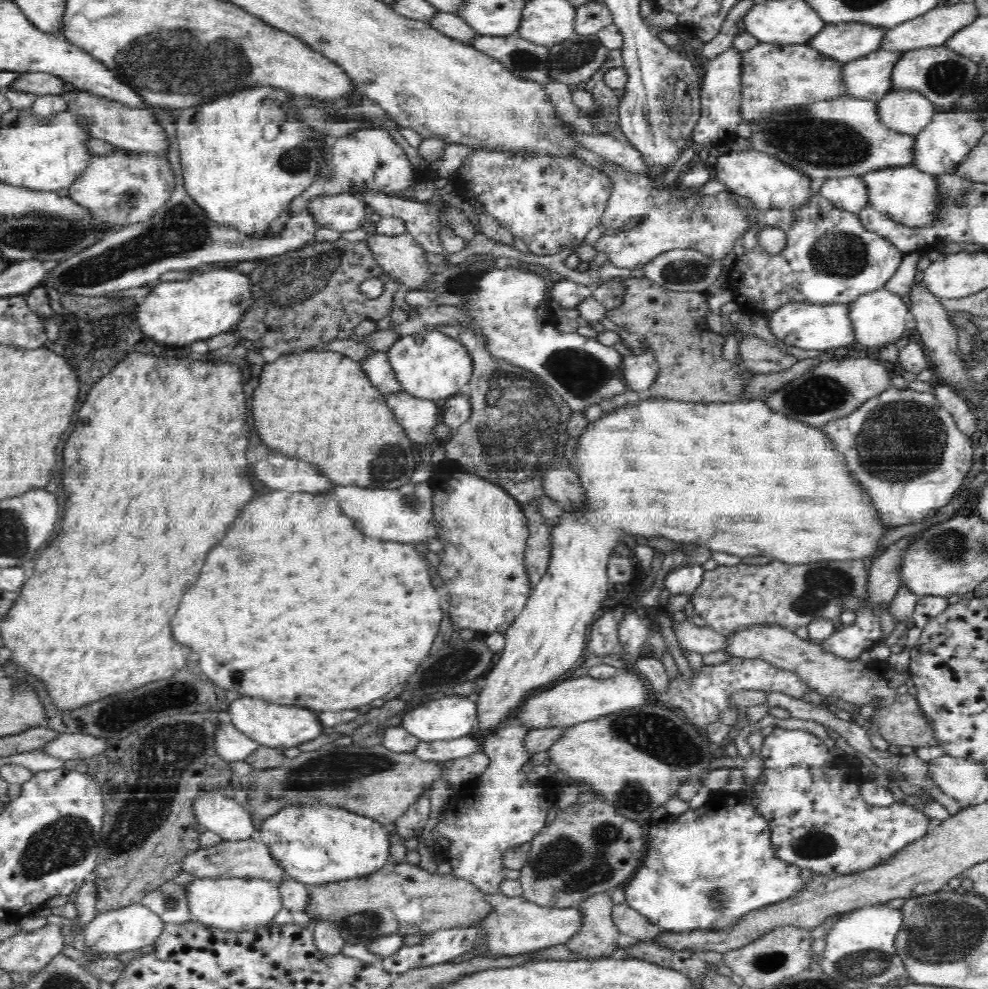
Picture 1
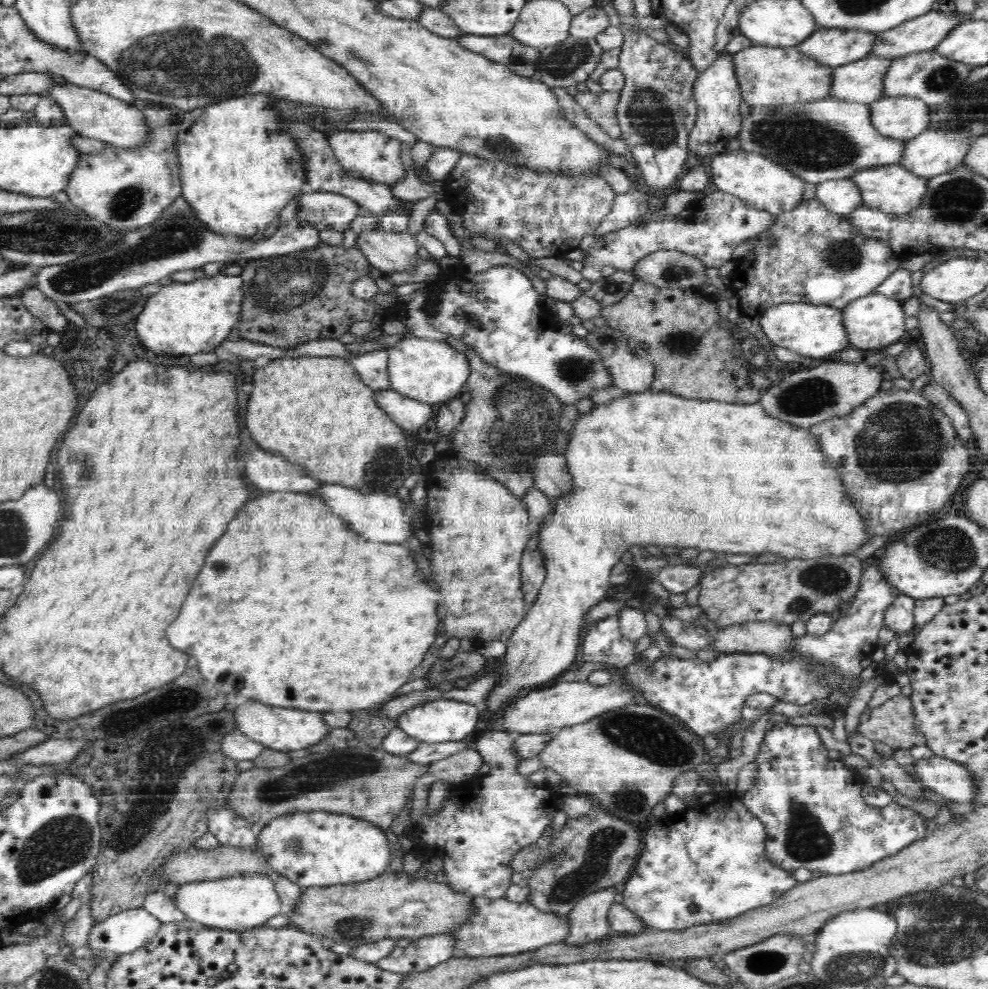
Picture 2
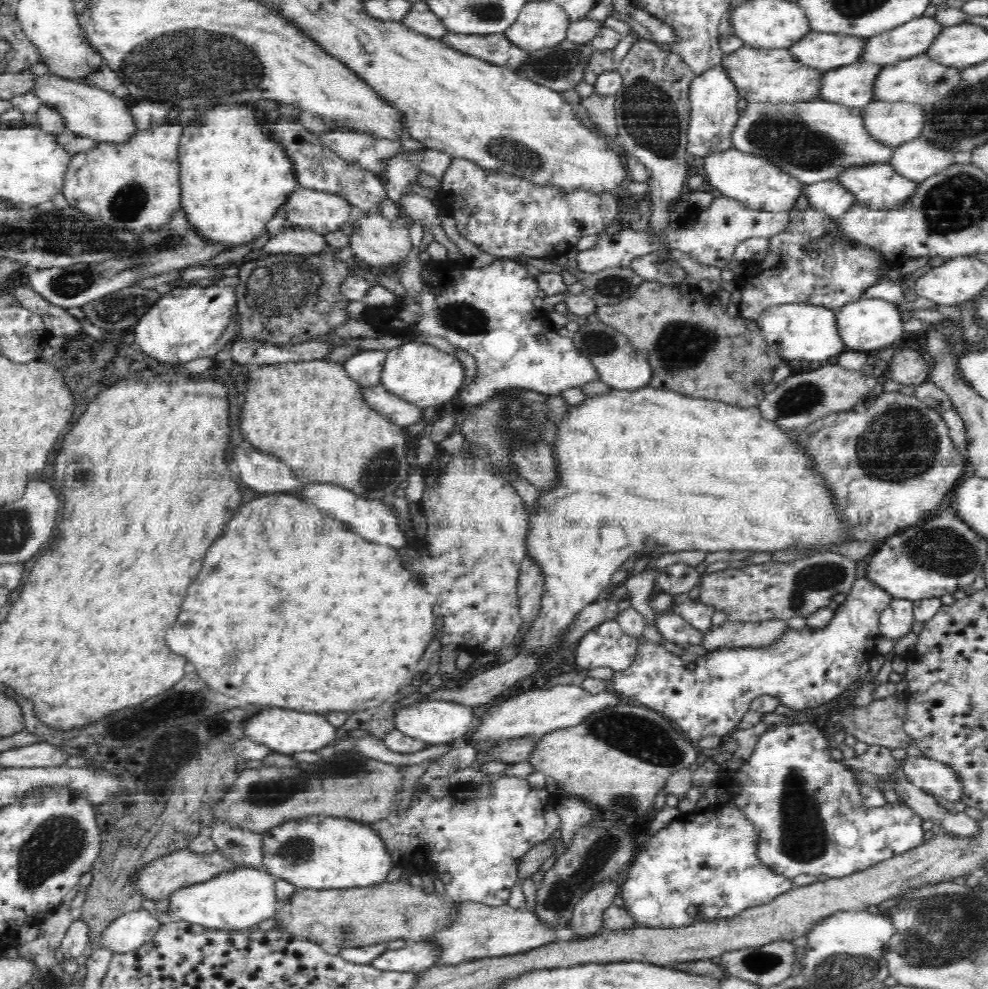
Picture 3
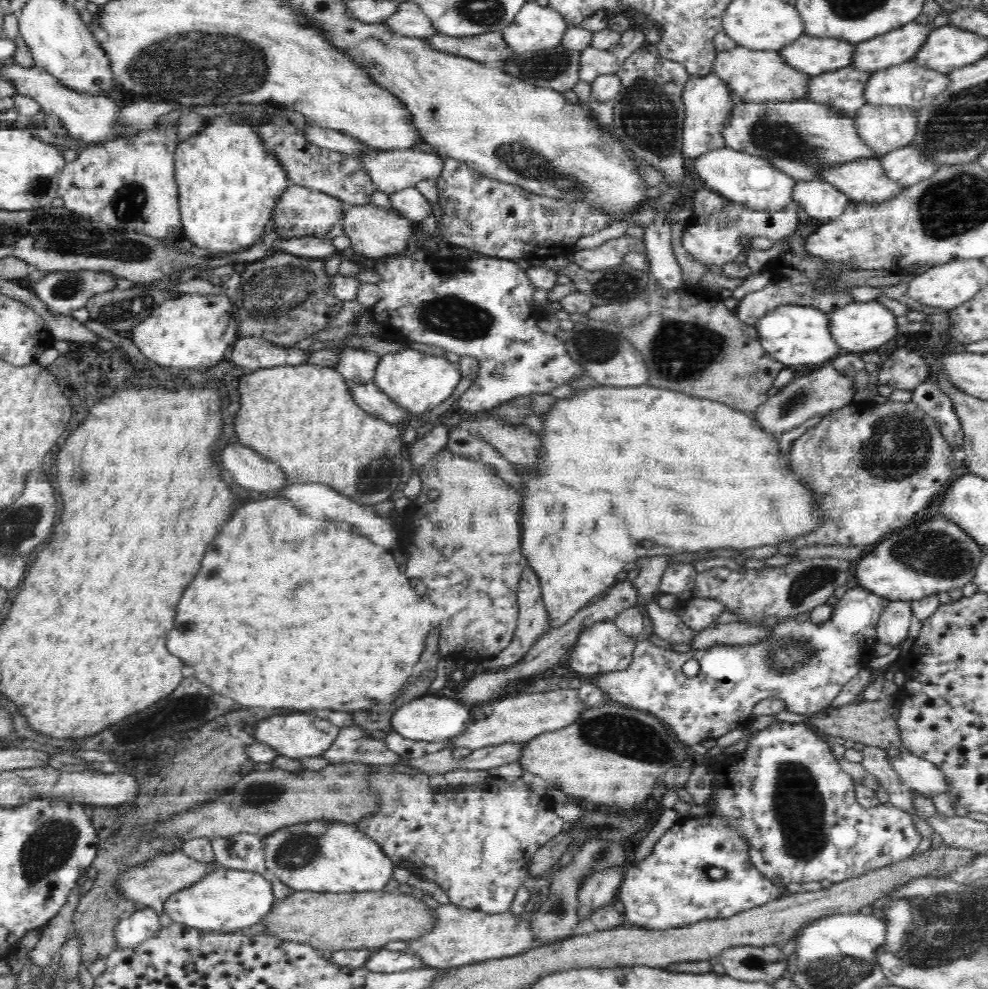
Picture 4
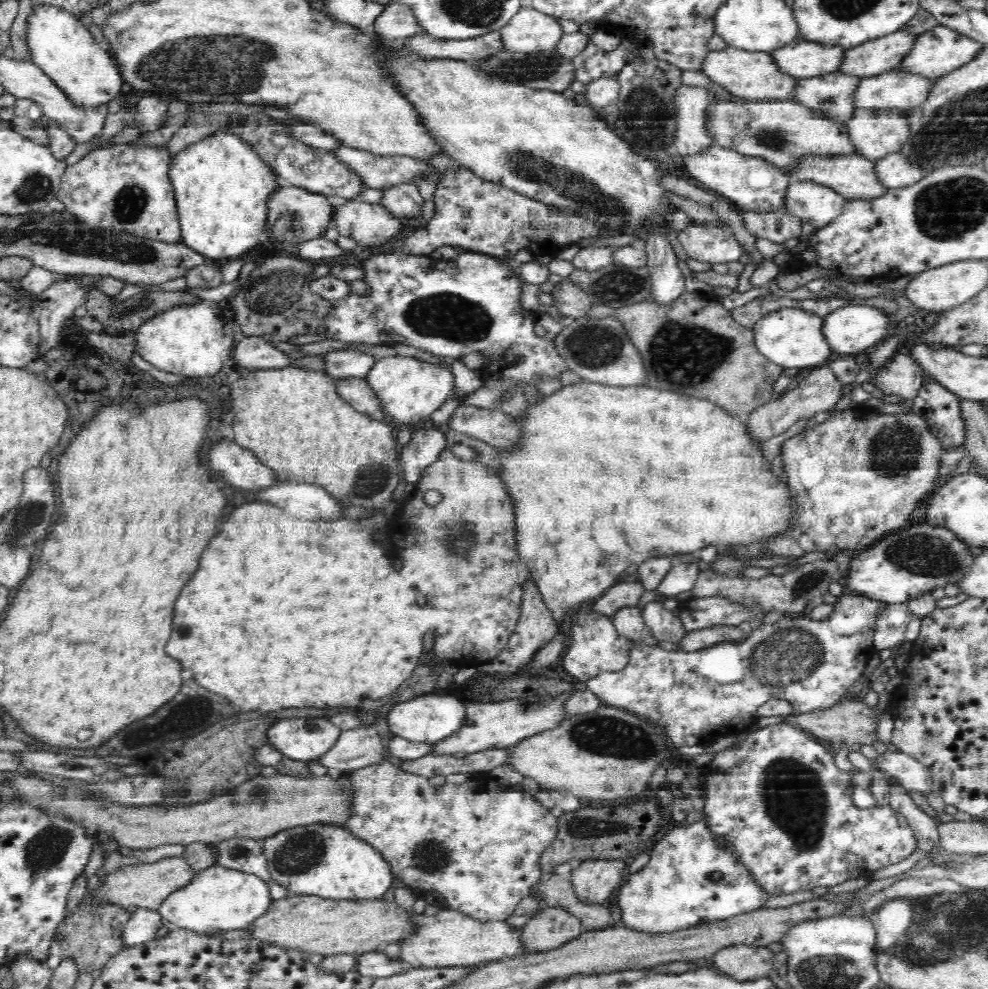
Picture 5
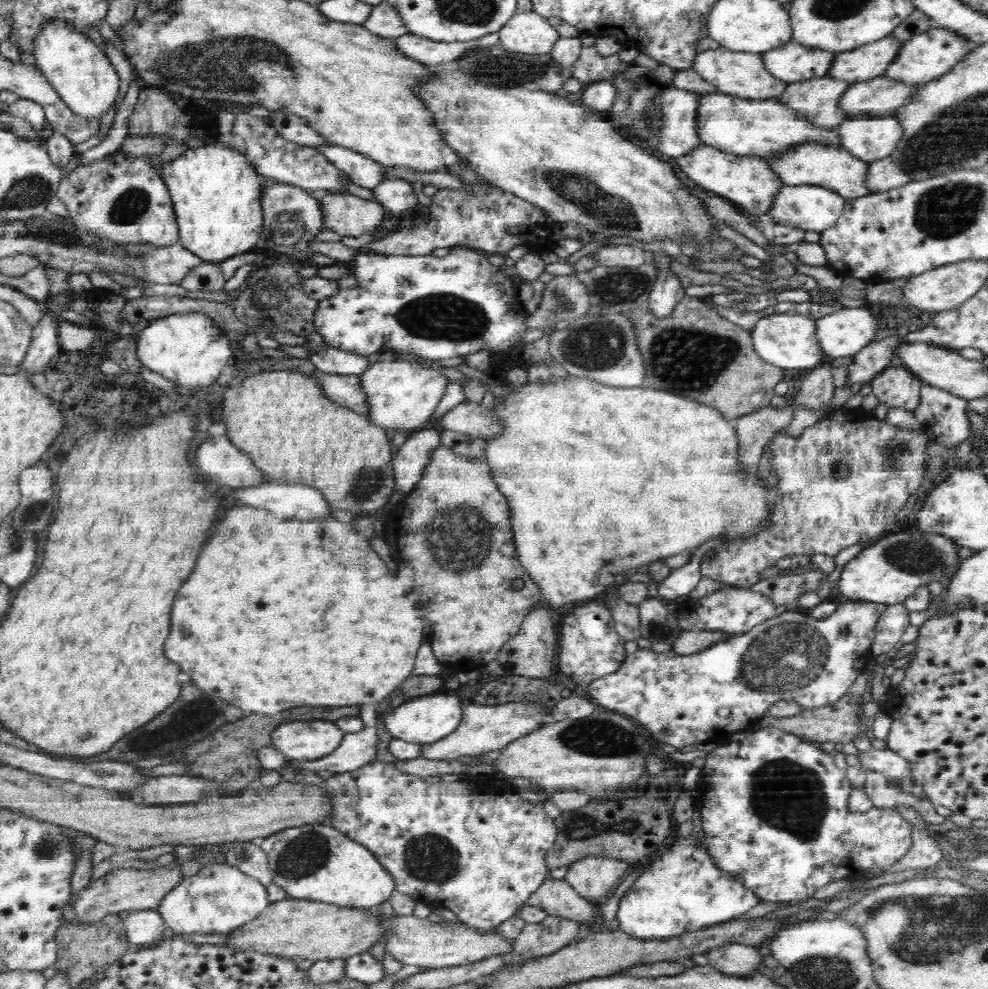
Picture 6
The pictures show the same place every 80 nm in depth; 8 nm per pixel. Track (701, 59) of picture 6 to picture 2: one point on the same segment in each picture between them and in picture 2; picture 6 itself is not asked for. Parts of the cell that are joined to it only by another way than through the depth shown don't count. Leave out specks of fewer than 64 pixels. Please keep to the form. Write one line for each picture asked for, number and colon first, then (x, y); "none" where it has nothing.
2: (770, 76)
3: (769, 76)
4: (757, 75)
5: (747, 74)

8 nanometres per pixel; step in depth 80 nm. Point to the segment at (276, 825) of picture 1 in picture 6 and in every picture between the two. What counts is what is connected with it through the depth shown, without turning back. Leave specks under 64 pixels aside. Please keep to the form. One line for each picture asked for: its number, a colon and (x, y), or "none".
2: (311, 847)
3: (318, 851)
4: (323, 855)
5: (329, 860)
6: (316, 861)

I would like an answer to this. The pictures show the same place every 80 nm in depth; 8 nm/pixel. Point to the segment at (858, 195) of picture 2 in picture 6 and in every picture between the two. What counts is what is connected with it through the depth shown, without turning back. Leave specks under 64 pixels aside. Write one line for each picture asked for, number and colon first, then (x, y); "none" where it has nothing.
3: (832, 196)
4: (822, 200)
5: (815, 202)
6: (813, 207)

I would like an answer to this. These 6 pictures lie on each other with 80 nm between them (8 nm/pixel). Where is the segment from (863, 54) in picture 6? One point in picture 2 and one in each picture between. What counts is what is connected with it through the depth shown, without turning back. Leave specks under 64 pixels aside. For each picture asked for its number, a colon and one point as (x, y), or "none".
2: (925, 32)
3: (916, 36)
4: (903, 43)
5: (873, 57)

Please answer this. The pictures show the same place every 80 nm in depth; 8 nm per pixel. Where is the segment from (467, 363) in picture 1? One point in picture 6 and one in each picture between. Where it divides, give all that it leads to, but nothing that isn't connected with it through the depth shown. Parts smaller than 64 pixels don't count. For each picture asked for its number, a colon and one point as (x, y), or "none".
2: (432, 371)
3: (419, 372)
4: (419, 378)
5: (412, 389)
6: (403, 395)

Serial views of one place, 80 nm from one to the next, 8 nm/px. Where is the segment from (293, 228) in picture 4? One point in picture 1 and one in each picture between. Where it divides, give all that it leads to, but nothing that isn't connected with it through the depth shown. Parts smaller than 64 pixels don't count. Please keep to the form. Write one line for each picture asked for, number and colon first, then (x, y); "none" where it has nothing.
1: (346, 212)
2: (322, 209)
3: (321, 211)

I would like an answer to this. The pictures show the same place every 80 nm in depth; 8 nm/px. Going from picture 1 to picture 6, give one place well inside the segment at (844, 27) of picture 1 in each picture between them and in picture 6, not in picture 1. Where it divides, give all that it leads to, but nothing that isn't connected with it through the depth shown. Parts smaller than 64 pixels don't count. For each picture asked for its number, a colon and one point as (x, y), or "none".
2: (836, 46)
3: (826, 50)
4: (815, 55)
5: (804, 58)
6: (793, 62)

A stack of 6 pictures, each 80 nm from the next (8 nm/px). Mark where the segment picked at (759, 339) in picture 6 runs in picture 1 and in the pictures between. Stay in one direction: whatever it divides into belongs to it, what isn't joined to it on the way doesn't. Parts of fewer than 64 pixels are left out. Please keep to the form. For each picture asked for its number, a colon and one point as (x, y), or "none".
1: (807, 325)
2: (814, 330)
3: (796, 331)
4: (794, 334)
5: (793, 337)

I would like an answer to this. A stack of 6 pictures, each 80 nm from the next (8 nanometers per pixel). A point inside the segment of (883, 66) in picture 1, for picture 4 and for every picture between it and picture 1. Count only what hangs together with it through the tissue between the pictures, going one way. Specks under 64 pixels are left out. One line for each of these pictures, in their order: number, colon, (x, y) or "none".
2: (863, 80)
3: (855, 84)
4: (845, 88)

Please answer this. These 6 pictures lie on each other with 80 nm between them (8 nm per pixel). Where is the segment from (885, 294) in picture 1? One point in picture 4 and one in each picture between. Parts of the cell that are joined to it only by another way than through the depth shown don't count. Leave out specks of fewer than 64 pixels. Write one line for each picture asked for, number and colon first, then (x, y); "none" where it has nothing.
2: (874, 320)
3: (869, 323)
4: (859, 327)

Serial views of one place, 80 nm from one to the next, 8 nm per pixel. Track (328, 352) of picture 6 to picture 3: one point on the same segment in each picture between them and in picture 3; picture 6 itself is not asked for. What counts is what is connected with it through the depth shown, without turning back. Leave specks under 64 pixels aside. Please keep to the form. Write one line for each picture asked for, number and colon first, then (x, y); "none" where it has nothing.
3: (367, 367)
4: (357, 366)
5: (345, 363)

